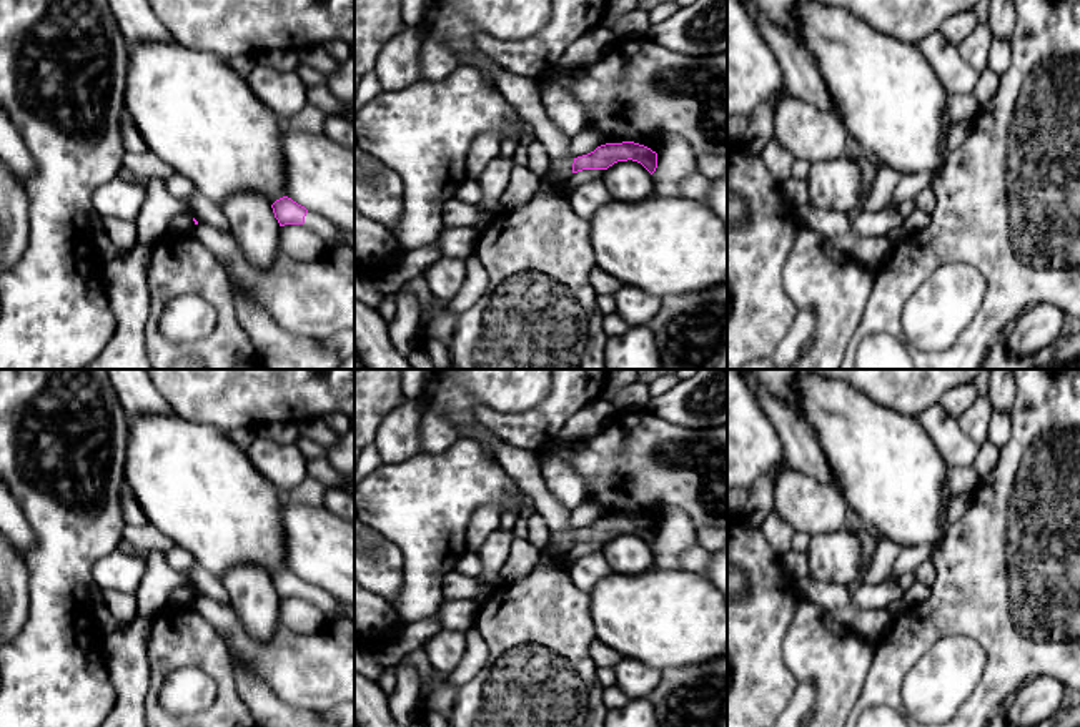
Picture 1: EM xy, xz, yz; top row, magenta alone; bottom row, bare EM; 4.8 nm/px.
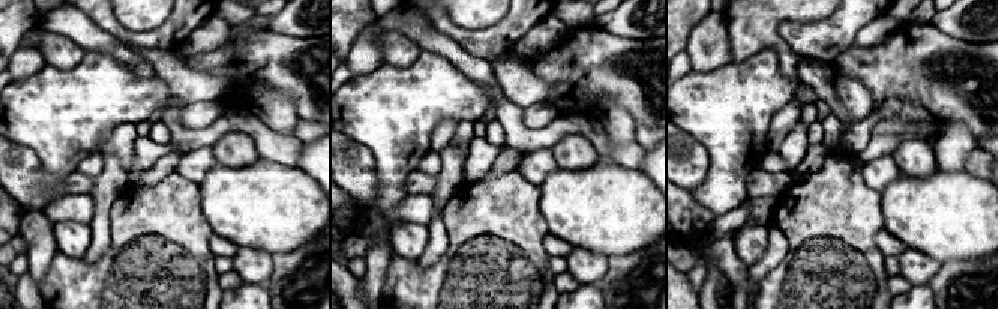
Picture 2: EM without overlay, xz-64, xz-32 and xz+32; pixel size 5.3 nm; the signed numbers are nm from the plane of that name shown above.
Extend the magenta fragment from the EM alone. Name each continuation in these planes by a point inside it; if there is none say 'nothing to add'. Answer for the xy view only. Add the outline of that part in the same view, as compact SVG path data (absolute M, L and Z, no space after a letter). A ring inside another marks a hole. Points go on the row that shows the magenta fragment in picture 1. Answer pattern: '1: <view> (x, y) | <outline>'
1: xy (330, 235) | M308 210L303 223L308 230L315 231L324 243L324 246L346 245L339 230L324 216Z

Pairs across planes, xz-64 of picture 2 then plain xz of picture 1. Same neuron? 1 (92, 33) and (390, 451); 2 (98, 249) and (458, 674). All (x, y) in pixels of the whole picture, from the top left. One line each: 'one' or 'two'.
1: two
2: one

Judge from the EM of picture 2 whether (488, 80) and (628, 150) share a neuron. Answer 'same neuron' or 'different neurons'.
same neuron

